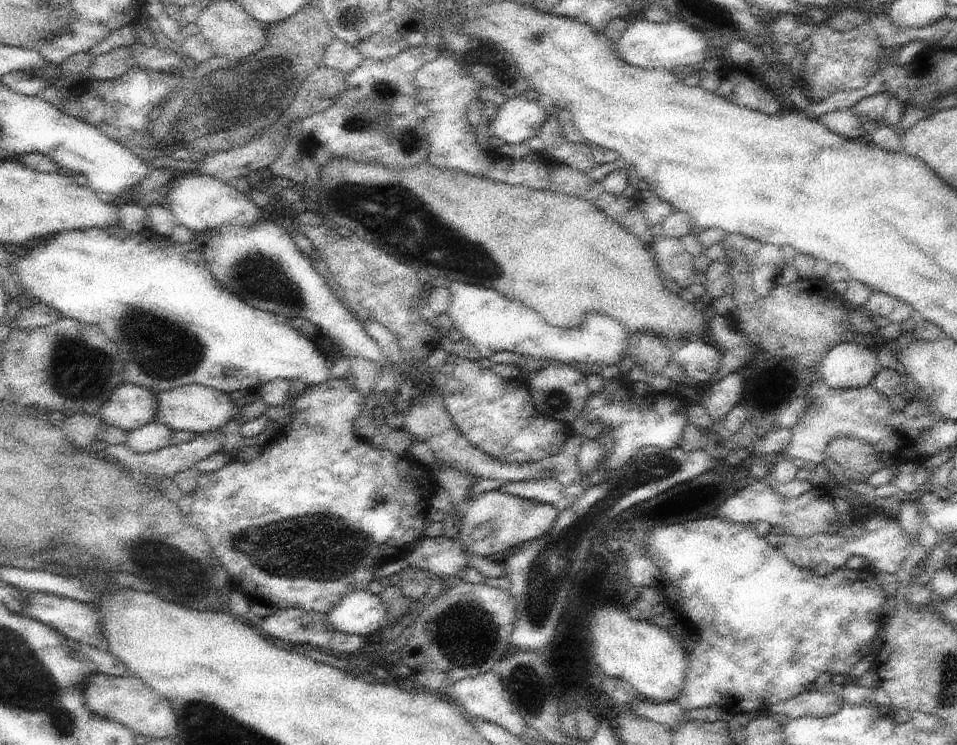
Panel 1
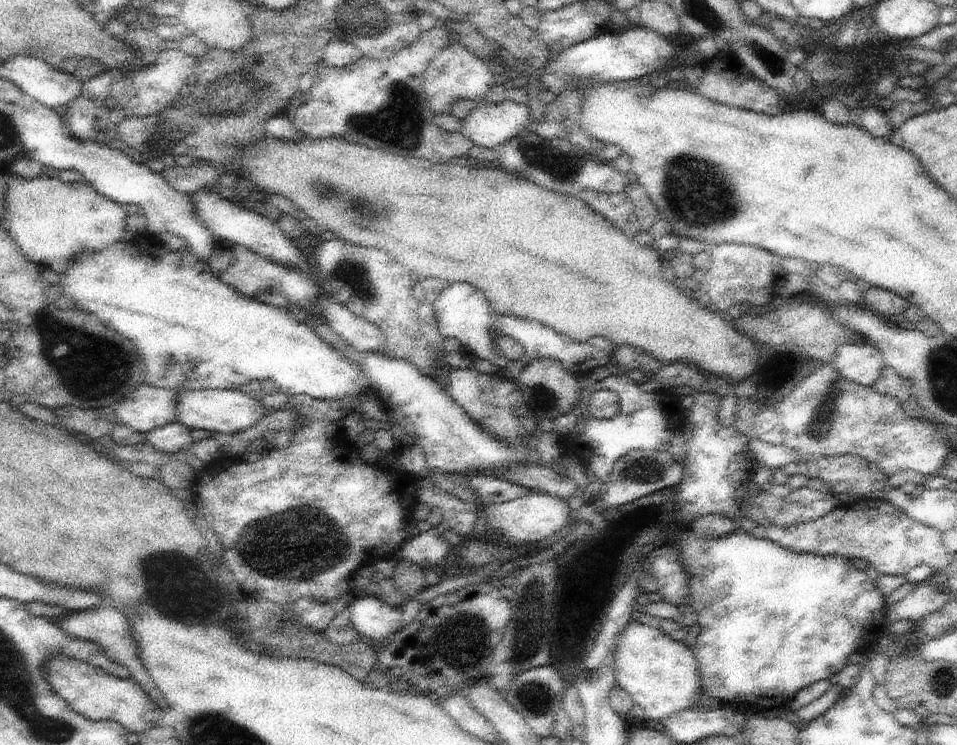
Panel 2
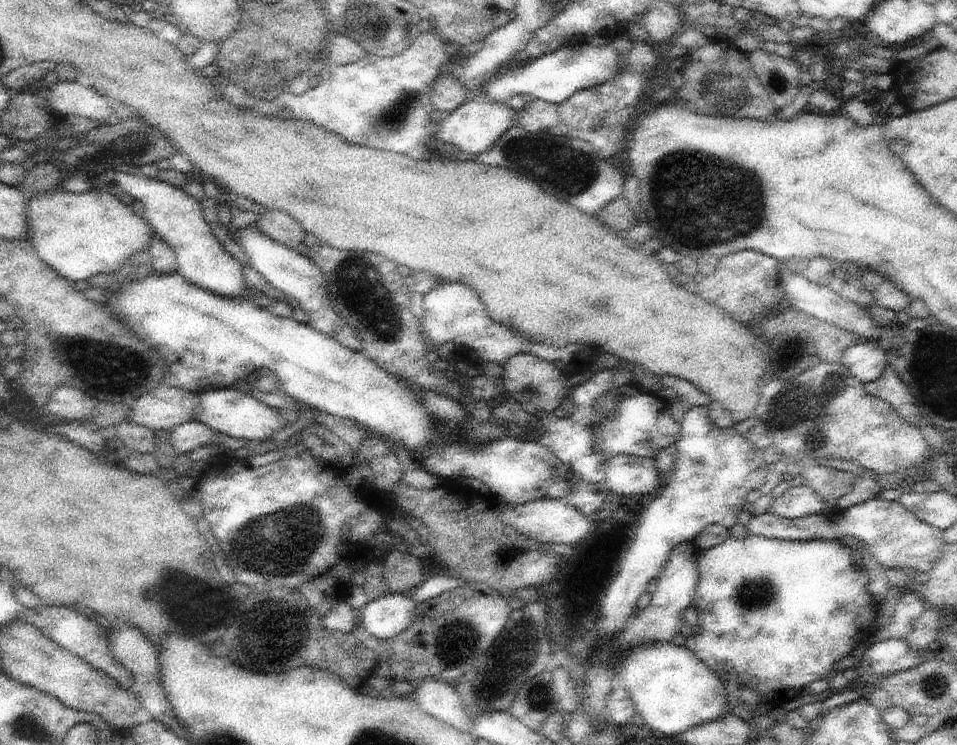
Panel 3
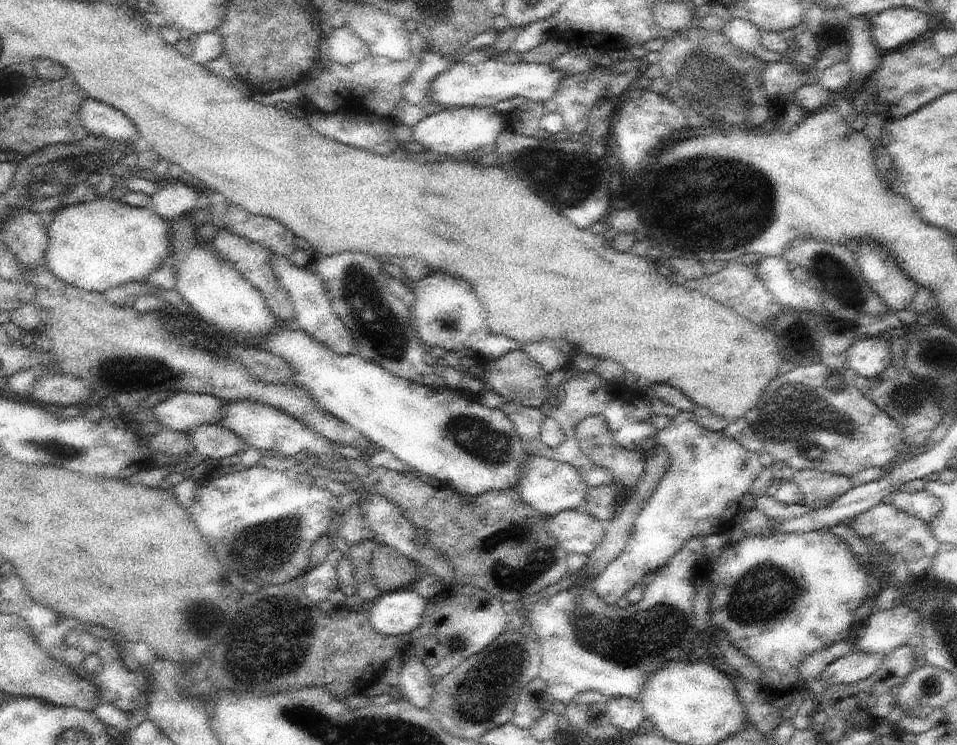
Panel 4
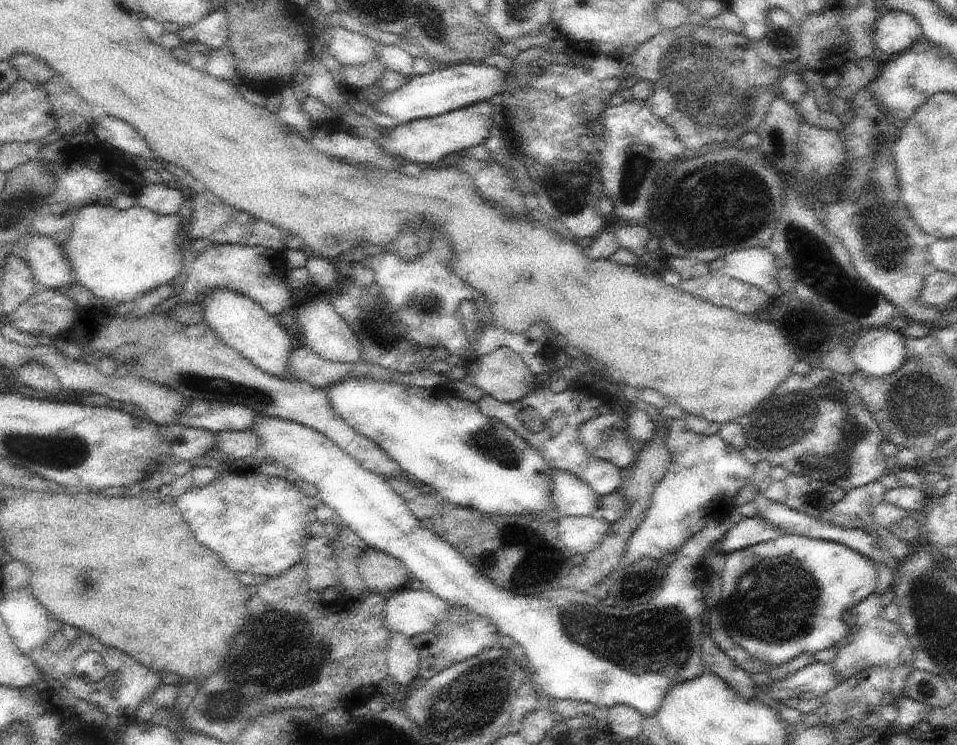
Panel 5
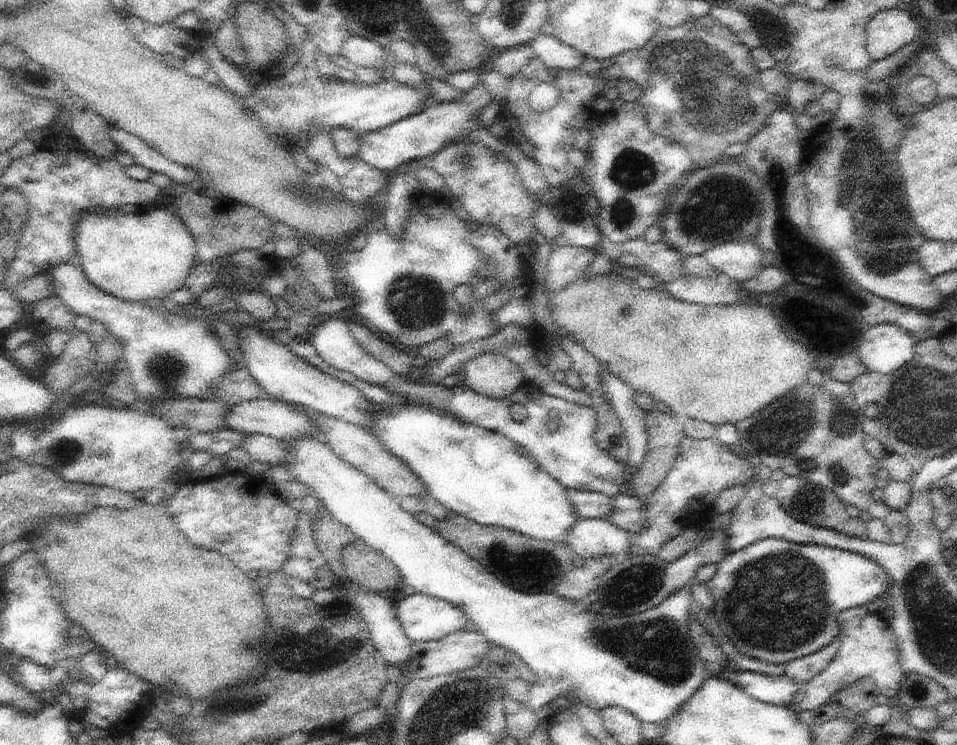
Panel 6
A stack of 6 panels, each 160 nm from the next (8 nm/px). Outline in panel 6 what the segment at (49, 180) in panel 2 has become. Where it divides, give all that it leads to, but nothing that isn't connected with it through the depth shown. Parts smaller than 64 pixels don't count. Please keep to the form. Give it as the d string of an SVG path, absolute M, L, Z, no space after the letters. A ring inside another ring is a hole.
M144 205L139 211L130 214L98 211L85 215L78 225L75 240L85 278L101 292L131 302L170 297L173 292L185 286L197 261L197 245L184 222L174 211L157 208L155 205Z

